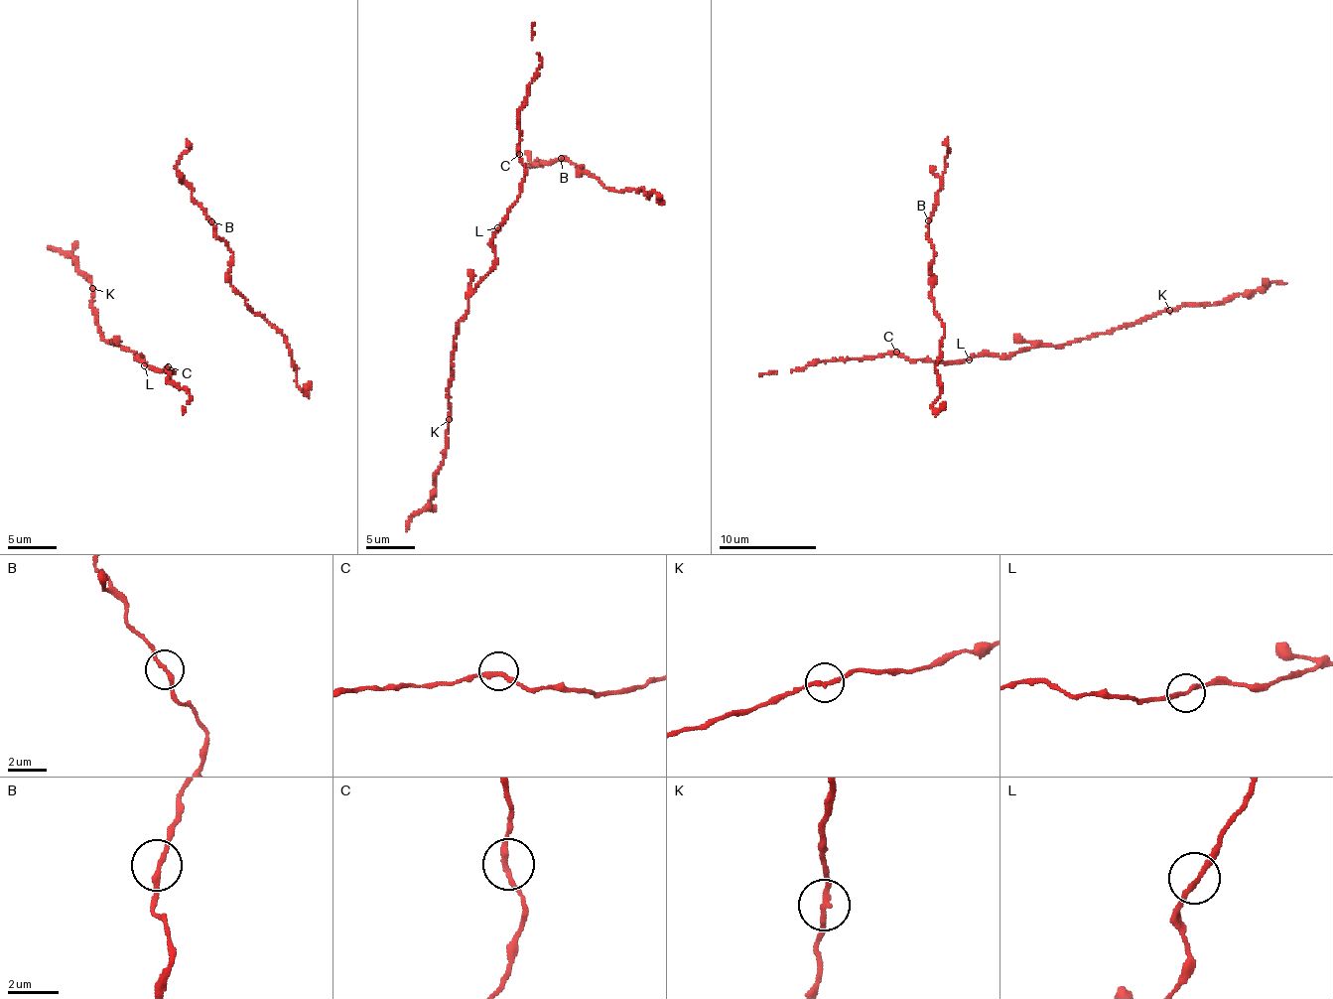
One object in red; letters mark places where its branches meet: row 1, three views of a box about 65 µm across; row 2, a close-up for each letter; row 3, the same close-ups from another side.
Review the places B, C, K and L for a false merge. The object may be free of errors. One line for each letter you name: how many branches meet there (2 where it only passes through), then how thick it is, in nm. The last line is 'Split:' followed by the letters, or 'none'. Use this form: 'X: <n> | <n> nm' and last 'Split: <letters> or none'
Split: none

